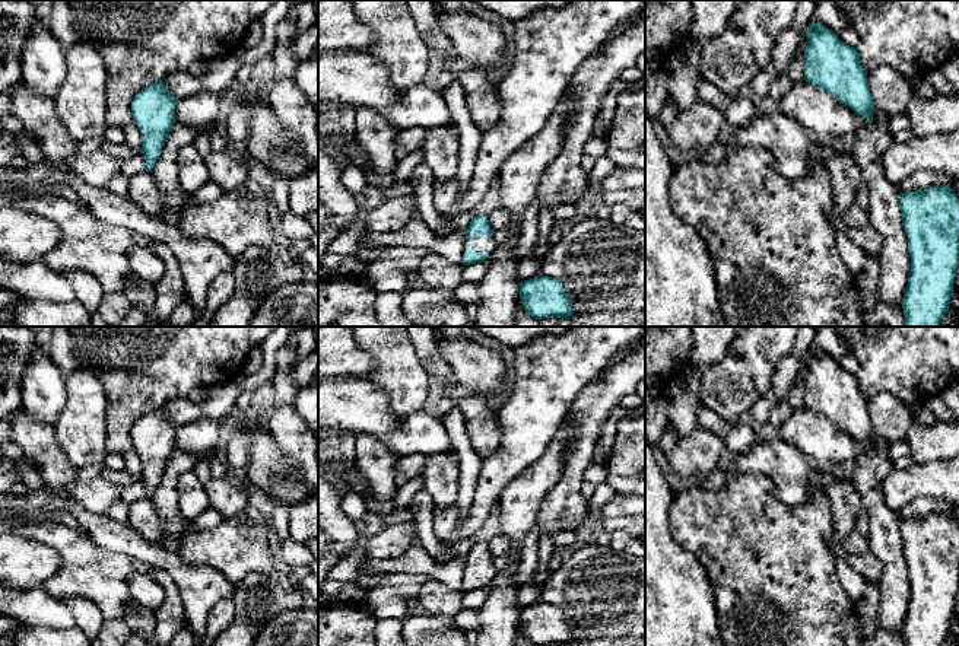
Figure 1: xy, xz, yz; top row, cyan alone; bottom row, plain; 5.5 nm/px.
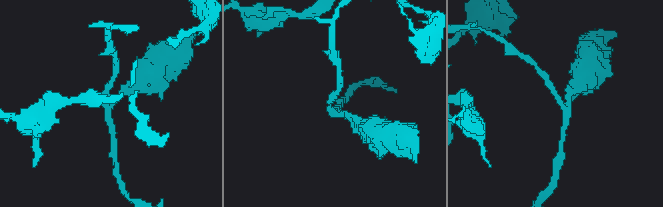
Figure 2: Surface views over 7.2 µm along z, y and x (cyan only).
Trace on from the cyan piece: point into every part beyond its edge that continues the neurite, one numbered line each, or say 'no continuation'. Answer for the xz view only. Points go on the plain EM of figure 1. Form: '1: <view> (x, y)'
1: xz (482, 570)

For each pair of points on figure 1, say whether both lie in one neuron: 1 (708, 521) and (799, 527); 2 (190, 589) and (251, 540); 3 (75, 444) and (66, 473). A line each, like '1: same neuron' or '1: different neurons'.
1: same neuron
2: different neurons
3: different neurons

